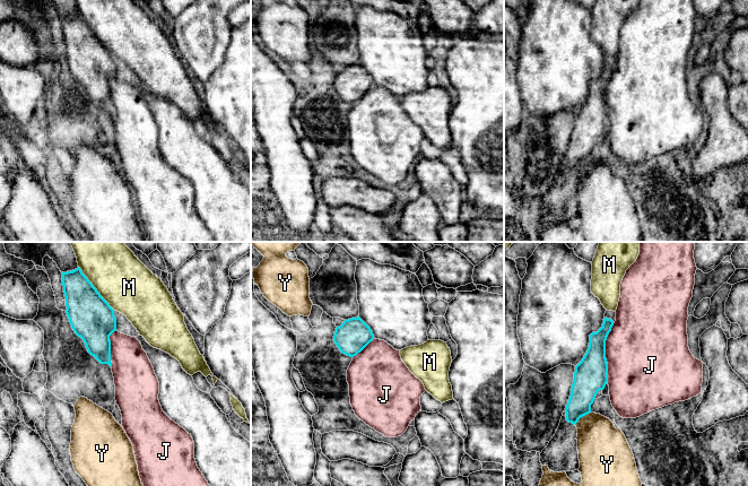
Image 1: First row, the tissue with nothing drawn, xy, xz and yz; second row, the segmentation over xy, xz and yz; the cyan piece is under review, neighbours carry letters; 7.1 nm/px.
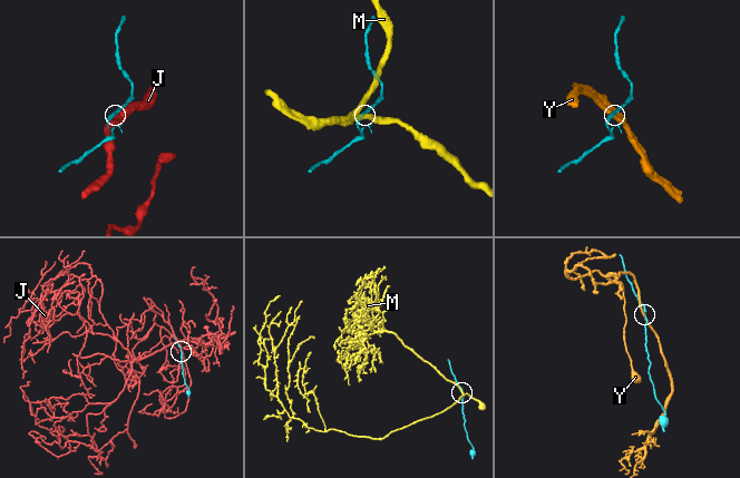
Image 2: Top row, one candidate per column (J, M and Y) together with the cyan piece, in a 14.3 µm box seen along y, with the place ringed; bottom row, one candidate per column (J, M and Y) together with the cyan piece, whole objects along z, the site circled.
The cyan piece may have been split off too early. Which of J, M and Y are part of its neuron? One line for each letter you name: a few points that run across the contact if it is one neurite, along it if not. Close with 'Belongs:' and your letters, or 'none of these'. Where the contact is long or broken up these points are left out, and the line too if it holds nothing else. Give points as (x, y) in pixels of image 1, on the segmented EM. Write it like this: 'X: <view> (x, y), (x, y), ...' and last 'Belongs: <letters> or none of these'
Belongs: none of these

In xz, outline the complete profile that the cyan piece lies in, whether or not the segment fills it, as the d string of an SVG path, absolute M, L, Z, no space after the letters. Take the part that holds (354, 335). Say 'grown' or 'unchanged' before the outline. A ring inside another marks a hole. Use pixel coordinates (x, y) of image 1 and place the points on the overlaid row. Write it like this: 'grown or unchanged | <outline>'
unchanged | M359 316L345 320L333 336L339 350L350 357L360 353L373 339L373 331Z

